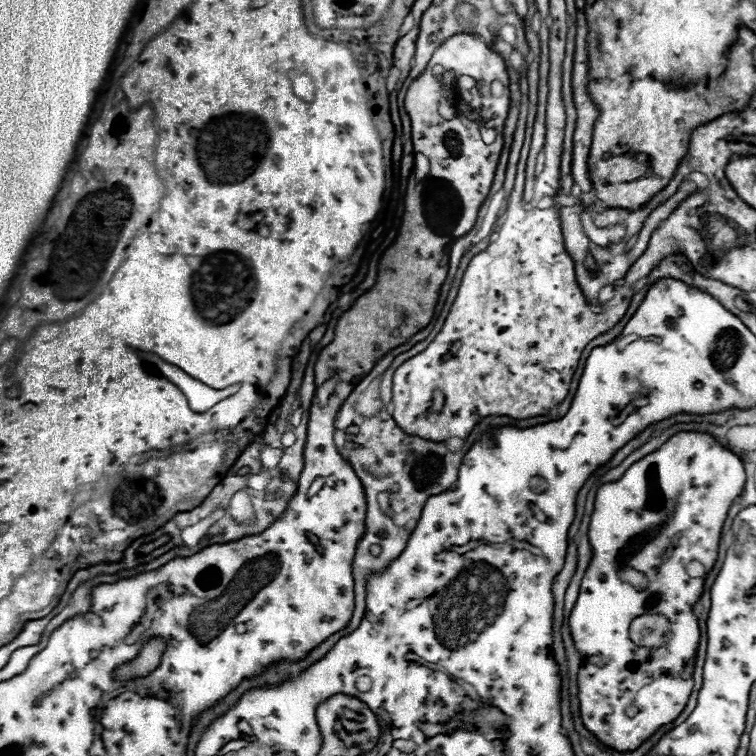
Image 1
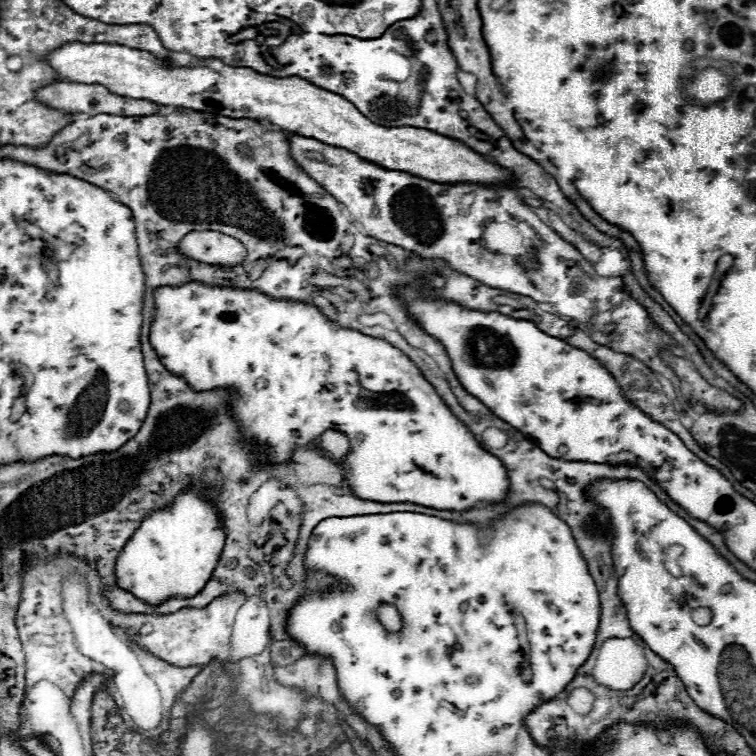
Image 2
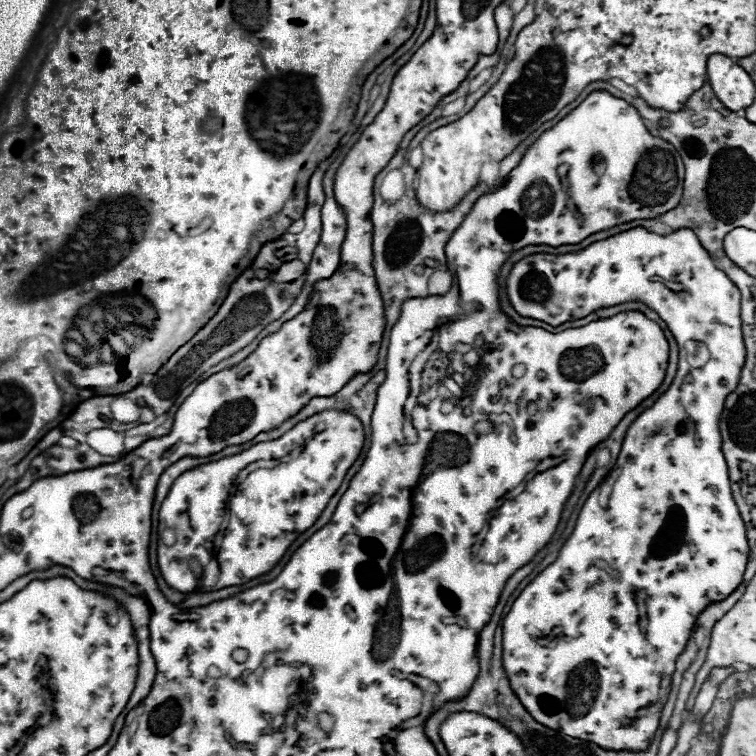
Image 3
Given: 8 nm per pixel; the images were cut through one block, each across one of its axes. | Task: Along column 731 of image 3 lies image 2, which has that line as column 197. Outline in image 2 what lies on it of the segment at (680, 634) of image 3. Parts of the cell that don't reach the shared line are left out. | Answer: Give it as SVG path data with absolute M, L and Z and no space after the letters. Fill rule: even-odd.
M186 282L186 284L180 284L180 286L160 286L160 288L156 288L154 304L156 304L156 312L154 312L154 320L152 320L152 338L150 338L150 342L152 342L152 348L158 350L160 362L168 370L172 370L172 374L180 374L180 378L184 378L188 382L188 386L192 386L192 390L196 390L196 392L216 390L216 388L224 388L228 392L234 392L230 396L230 402L228 402L228 412L232 414L232 418L240 426L244 438L260 448L258 454L260 454L262 462L268 462L268 464L292 462L292 456L294 456L296 448L312 448L312 446L320 448L318 438L326 430L338 430L338 432L346 434L348 440L350 440L350 452L346 456L342 456L342 460L338 462L338 468L342 470L344 482L348 484L352 494L362 498L362 500L412 502L412 504L434 508L434 510L466 512L466 510L472 510L478 502L484 502L486 506L492 506L492 504L504 502L508 498L508 472L506 472L504 464L494 454L486 452L476 442L476 438L472 436L468 426L464 426L452 414L452 410L444 404L444 400L438 396L434 386L420 374L420 370L414 366L414 362L406 354L402 354L398 348L394 348L390 342L368 336L368 334L362 334L358 330L340 328L326 314L322 314L320 308L316 308L312 304L290 300L290 298L288 300L286 298L276 300L276 298L272 298L264 292L258 292L258 290L240 290L240 288L230 288L230 286L210 286L210 284L204 284L204 282ZM214 368L224 368L224 370L218 370L218 372L224 372L224 374L220 374L216 378ZM326 386L330 386L330 388L326 388ZM190 484L182 490L166 508L162 510L152 510L144 516L140 528L132 538L126 542L122 552L116 558L114 564L114 574L116 574L116 586L128 590L142 602L148 602L152 606L172 598L172 596L182 596L182 598L192 598L192 594L198 594L208 578L212 576L212 570L216 568L216 562L220 560L220 554L226 544L226 528L220 522L218 508L214 506L212 500L200 496L196 490L196 484Z

